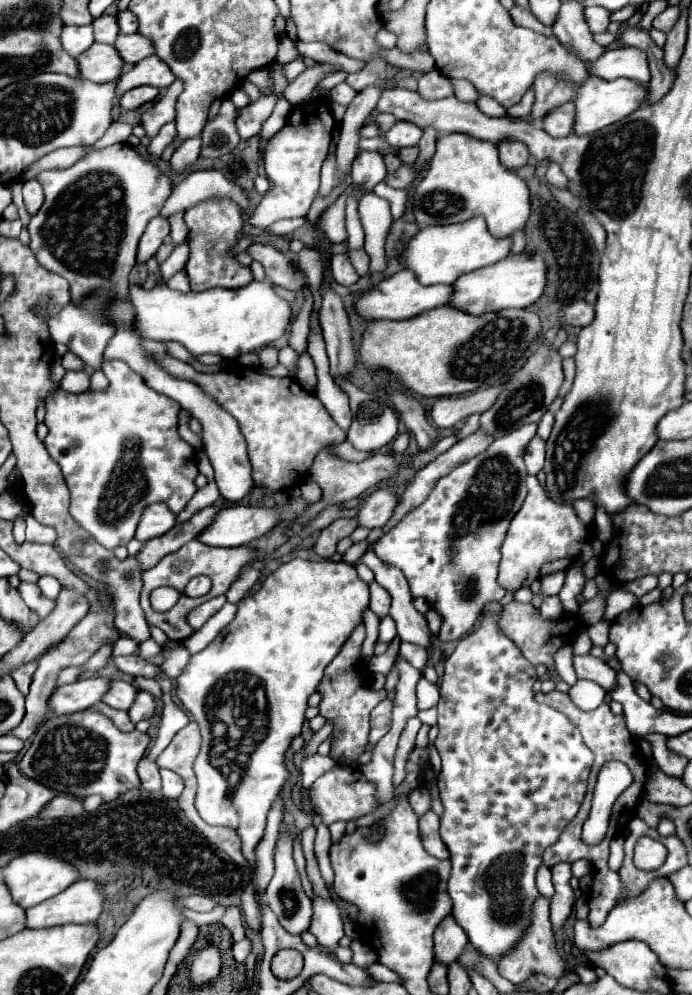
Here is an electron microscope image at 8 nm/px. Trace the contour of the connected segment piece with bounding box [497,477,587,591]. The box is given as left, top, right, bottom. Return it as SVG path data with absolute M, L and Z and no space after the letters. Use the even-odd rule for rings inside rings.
M527 477L527 499L521 509L511 519L507 537L501 545L501 563L499 563L499 585L509 591L517 591L521 587L529 587L533 581L567 569L571 559L581 553L583 543L587 541L585 525L575 515L573 505L555 503L547 497L545 489L539 485L537 477ZM566 559L569 563L561 563Z

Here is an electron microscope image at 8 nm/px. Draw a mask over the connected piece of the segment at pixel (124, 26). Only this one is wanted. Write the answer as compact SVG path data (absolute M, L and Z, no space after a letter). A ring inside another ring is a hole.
M123 11L117 15L119 19L119 27L121 27L121 33L135 33L139 23L137 23L137 17L131 13L131 11Z

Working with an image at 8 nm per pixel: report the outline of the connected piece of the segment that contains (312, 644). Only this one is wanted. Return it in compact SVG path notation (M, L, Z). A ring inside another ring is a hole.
M293 559L285 565L279 565L277 571L273 571L263 587L259 591L255 591L253 595L247 595L245 599L239 601L239 609L237 609L237 615L235 619L219 631L219 635L215 637L215 641L211 641L203 651L199 651L197 655L191 657L187 669L179 675L177 679L177 697L181 699L181 703L185 705L185 709L191 713L191 717L199 723L201 727L201 737L203 737L203 745L201 745L201 753L197 755L195 763L193 763L193 769L195 769L195 775L197 775L197 783L199 783L199 789L197 789L197 799L195 799L195 807L199 811L199 815L203 817L205 823L209 825L227 825L231 829L235 829L243 841L243 855L249 859L249 863L253 865L253 849L255 845L259 843L259 839L263 837L263 829L265 829L265 817L267 817L267 811L271 809L271 803L279 797L289 773L287 773L287 767L285 767L285 753L289 749L289 741L301 731L303 727L303 721L305 721L305 709L307 709L307 699L309 695L315 693L319 681L323 679L323 671L325 667L335 659L335 655L341 651L341 647L345 645L347 637L351 635L351 631L355 629L355 625L359 625L363 619L363 609L367 609L369 605L369 585L365 581L359 579L357 571L353 565L349 563L313 563L313 561L303 561L303 559ZM229 775L239 775L239 783L237 785L229 785L227 777Z

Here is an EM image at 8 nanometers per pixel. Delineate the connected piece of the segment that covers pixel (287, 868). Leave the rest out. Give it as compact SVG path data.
M281 835L277 839L277 847L275 847L275 875L267 887L265 893L265 901L271 907L271 911L277 915L279 923L293 935L301 935L303 931L309 929L311 925L311 917L313 917L313 905L311 899L303 893L301 889L301 879L293 861L293 837L291 835Z

